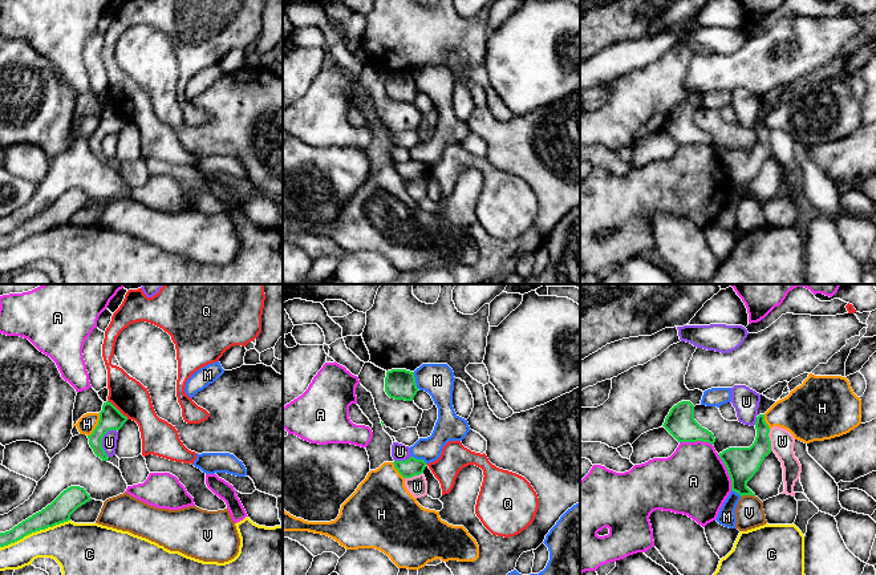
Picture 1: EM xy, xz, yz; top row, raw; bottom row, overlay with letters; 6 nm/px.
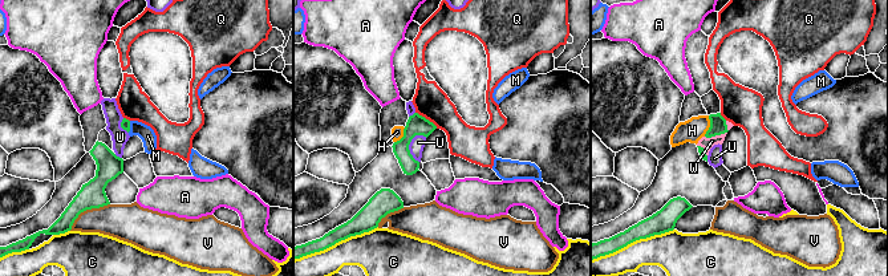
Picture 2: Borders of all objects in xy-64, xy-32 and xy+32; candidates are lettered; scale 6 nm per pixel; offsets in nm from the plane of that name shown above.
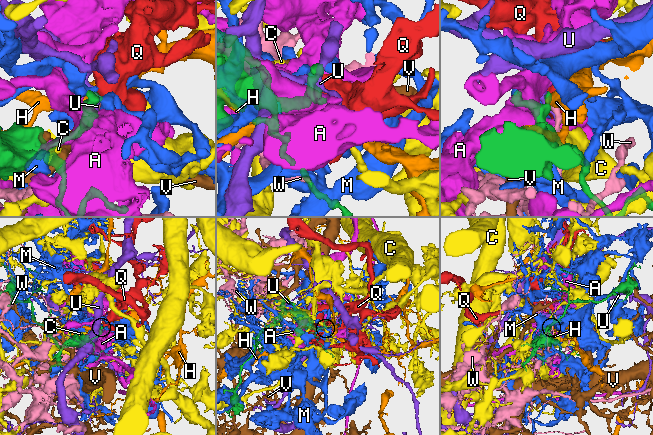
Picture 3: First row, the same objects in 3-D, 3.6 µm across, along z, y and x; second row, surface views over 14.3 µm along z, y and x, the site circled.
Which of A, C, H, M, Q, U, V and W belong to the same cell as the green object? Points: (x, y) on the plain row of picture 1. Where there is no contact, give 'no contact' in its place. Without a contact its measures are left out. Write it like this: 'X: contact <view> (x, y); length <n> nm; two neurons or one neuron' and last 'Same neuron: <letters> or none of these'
A: contact yz (728, 174); length 240 nm; two neurons
C: contact xy (35, 234); length 460 nm; two neurons
H: contact xy (97, 128); length 160 nm; two neurons
M: contact xz (414, 82); length 110 nm; two neurons
Q: contact xy (117, 112); length 170 nm; two neurons
U: contact xy (101, 144); length 180 nm; two neurons
V: contact yz (747, 197); length 90 nm; two neurons
W: contact yz (769, 142); length 140 nm; two neurons
Same neuron: none of these

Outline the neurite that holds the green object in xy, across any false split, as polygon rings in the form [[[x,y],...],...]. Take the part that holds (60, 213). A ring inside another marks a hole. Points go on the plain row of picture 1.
[[[68,190],[45,211],[23,223],[12,232],[0,235],[0,250],[15,246],[32,235],[70,223],[70,218],[90,202],[84,190]]]

